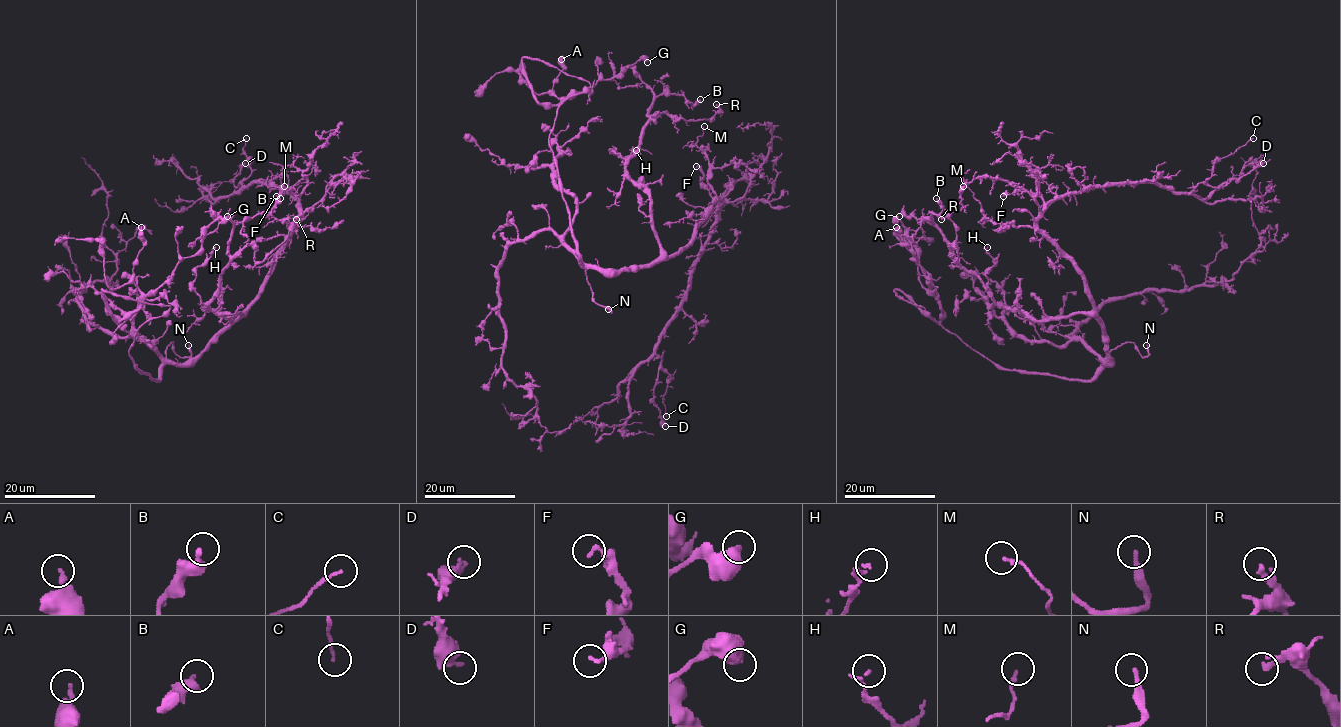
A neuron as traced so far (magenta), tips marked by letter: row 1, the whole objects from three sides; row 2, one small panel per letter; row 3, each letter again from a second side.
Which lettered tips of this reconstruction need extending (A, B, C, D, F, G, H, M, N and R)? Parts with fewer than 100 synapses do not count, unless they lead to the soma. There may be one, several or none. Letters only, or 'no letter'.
N

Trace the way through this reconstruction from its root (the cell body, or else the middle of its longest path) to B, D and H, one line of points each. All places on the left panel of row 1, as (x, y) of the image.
B: (163, 367), (191, 364), (239, 316), (227, 320), (207, 307), (229, 261), (231, 229), (269, 214), (280, 198)
D: (163, 367), (189, 364), (246, 307), (296, 228), (297, 202), (283, 187), (253, 182), (236, 192), (245, 163)
H: (163, 367), (191, 364), (239, 316), (238, 313), (227, 320), (217, 315), (194, 289), (196, 269), (216, 247)

